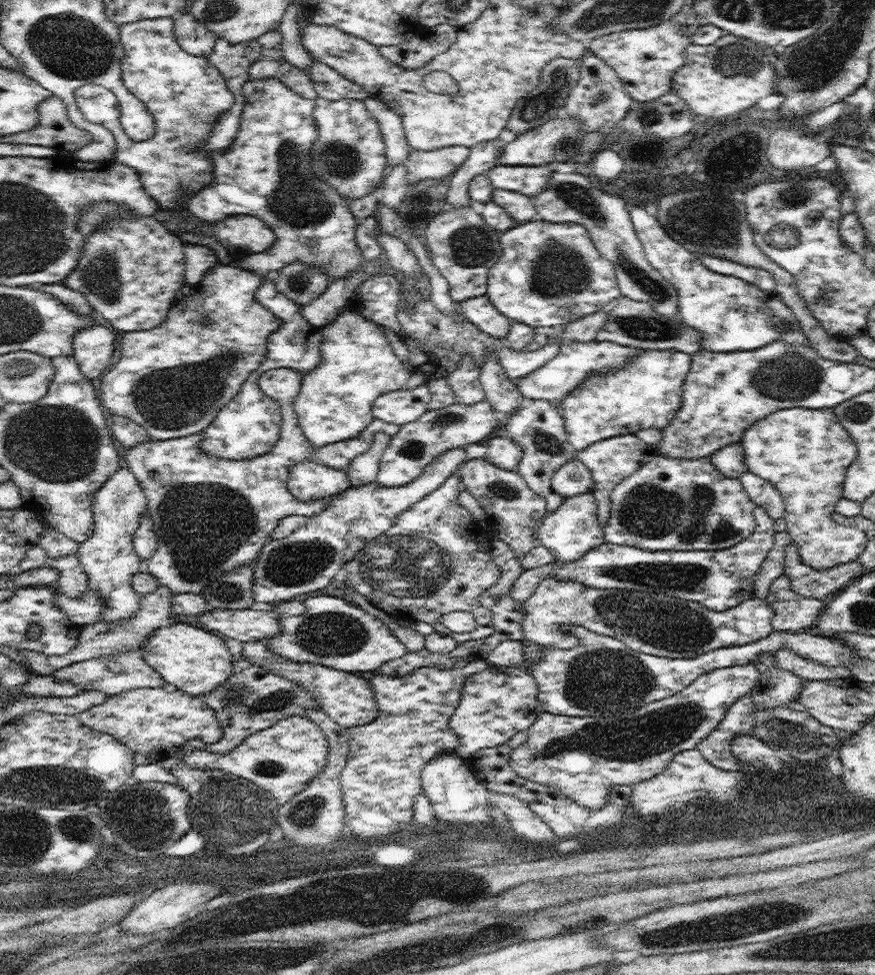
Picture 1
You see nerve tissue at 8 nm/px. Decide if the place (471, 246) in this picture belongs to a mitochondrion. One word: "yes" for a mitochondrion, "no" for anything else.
yes

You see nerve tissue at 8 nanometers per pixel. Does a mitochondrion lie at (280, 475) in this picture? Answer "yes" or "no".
no

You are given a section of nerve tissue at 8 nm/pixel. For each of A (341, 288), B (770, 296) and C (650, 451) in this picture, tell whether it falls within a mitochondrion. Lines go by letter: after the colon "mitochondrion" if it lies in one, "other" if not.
A: other
B: other
C: other

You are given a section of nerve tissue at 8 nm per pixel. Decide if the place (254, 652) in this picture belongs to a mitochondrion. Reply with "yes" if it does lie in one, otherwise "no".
no

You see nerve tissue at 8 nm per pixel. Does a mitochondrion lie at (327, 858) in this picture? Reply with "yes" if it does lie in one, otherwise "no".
no

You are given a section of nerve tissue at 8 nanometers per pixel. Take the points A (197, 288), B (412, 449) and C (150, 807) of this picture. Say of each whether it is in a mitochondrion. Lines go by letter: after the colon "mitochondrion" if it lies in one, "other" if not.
A: other
B: mitochondrion
C: mitochondrion

